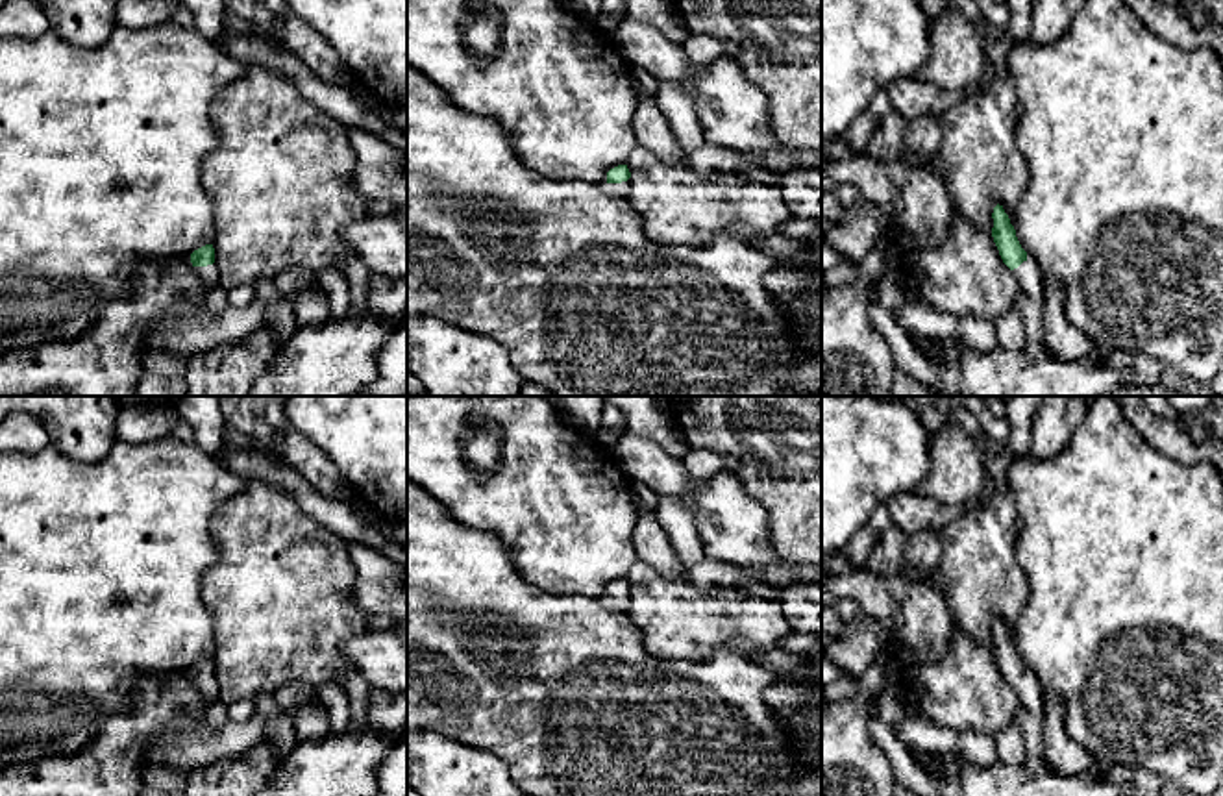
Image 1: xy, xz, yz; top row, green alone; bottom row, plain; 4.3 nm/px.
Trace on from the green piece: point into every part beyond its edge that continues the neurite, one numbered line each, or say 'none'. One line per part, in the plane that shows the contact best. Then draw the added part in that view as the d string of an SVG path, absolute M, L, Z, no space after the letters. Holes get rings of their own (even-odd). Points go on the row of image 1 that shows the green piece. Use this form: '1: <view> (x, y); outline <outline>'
1: xy (210, 274); outline M207 265L207 267L192 267L192 272L204 281L204 285L215 289L218 285L218 267Z

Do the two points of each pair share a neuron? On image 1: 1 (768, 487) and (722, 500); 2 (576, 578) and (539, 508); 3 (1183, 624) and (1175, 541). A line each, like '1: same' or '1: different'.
1: different
2: same
3: same

